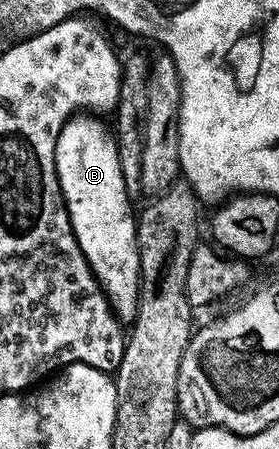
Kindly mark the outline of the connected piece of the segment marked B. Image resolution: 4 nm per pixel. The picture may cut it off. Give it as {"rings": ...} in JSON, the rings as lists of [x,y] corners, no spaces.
{"rings":[[[73,115],[56,140],[56,174],[78,247],[121,322],[136,318],[140,298],[137,214],[122,179],[115,136],[96,115]]]}

